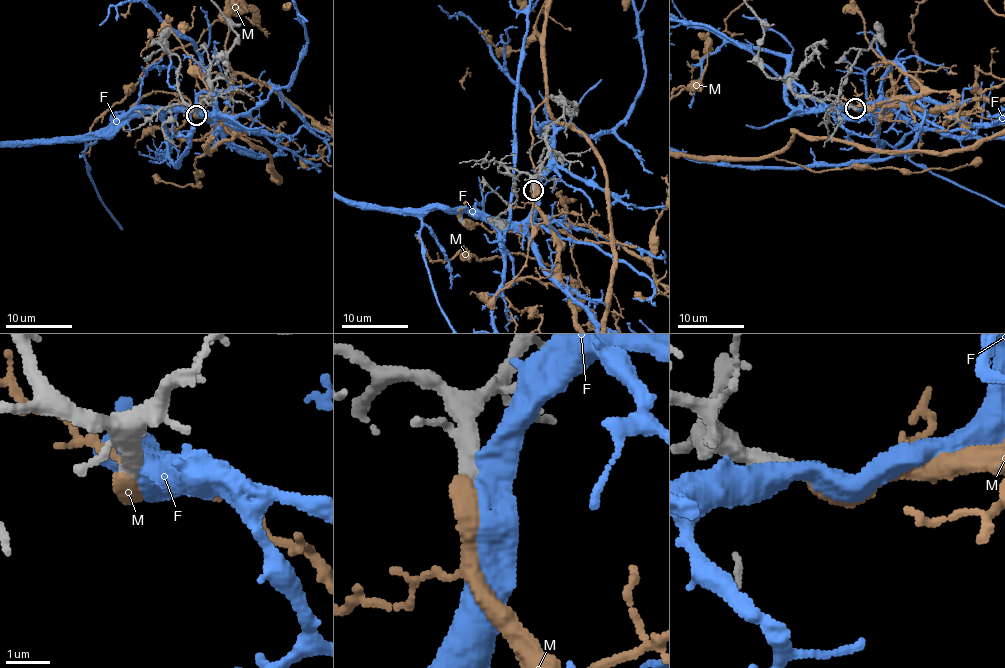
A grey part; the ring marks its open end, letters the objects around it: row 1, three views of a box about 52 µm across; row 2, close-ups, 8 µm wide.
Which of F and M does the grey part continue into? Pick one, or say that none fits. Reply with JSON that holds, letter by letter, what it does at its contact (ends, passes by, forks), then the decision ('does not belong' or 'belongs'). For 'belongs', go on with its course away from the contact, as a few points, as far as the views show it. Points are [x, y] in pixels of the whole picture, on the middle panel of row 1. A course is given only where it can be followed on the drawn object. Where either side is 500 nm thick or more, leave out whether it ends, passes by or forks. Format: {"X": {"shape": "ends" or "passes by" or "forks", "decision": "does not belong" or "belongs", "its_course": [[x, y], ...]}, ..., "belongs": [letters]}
{"F": {"decision": "does not belong"}, "M": {"shape": "ends", "decision": "belongs"}, "belongs": ["M"]}

